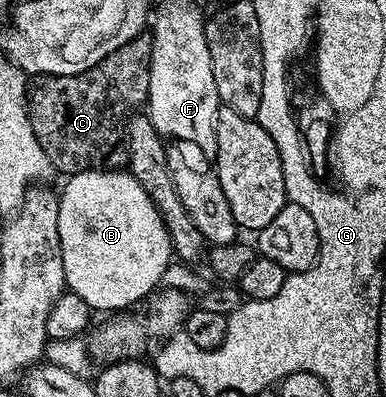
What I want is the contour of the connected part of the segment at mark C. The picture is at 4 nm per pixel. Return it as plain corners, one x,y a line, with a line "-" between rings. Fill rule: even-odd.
148,34
136,35
130,43
115,49
91,69
74,75
39,75
28,84
27,110
31,129
43,145
50,164
62,171
62,176
78,175
84,171
115,171
129,162
129,150
125,148
125,120
138,110
149,97
151,77
152,38

